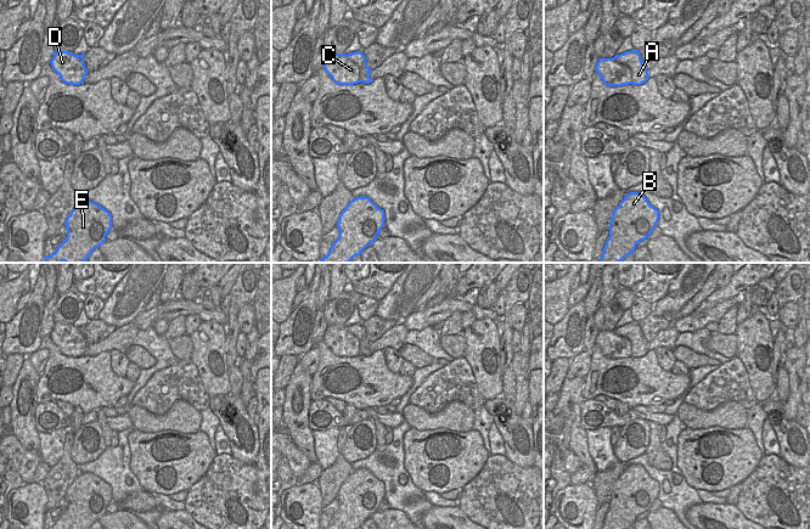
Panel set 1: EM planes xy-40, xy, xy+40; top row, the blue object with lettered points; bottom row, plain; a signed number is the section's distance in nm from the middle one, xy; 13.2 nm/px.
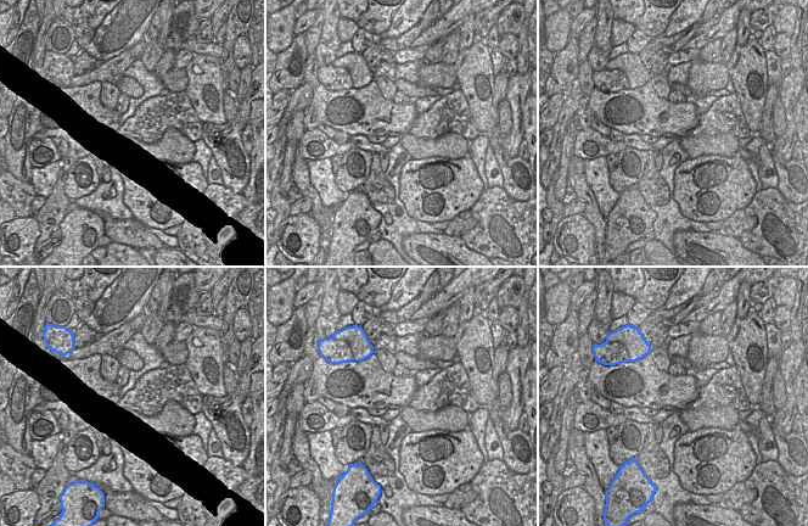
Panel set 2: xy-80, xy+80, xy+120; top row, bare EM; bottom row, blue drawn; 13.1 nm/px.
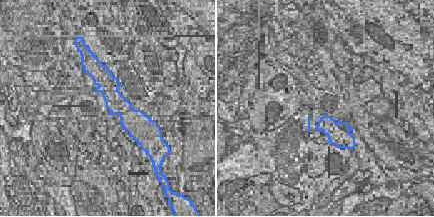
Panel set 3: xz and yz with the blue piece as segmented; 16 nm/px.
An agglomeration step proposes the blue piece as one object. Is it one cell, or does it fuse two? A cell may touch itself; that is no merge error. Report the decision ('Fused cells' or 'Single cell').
Fused cells

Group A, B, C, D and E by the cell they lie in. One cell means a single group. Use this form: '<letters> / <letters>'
A B E / C D

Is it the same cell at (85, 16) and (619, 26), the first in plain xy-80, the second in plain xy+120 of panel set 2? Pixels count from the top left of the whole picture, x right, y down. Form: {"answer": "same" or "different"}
{"answer": "different"}

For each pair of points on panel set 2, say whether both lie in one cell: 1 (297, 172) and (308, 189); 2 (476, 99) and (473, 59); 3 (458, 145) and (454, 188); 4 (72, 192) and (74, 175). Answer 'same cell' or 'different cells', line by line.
1: same cell
2: same cell
3: different cells
4: same cell

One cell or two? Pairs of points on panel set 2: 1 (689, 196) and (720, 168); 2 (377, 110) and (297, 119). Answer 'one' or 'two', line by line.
1: one
2: two

